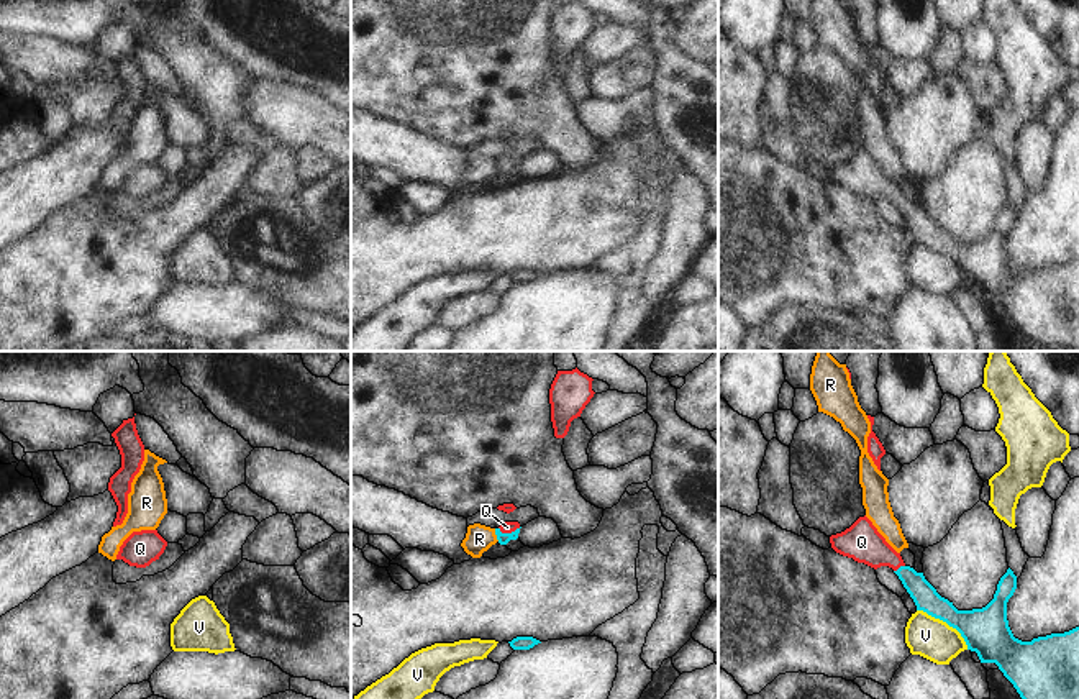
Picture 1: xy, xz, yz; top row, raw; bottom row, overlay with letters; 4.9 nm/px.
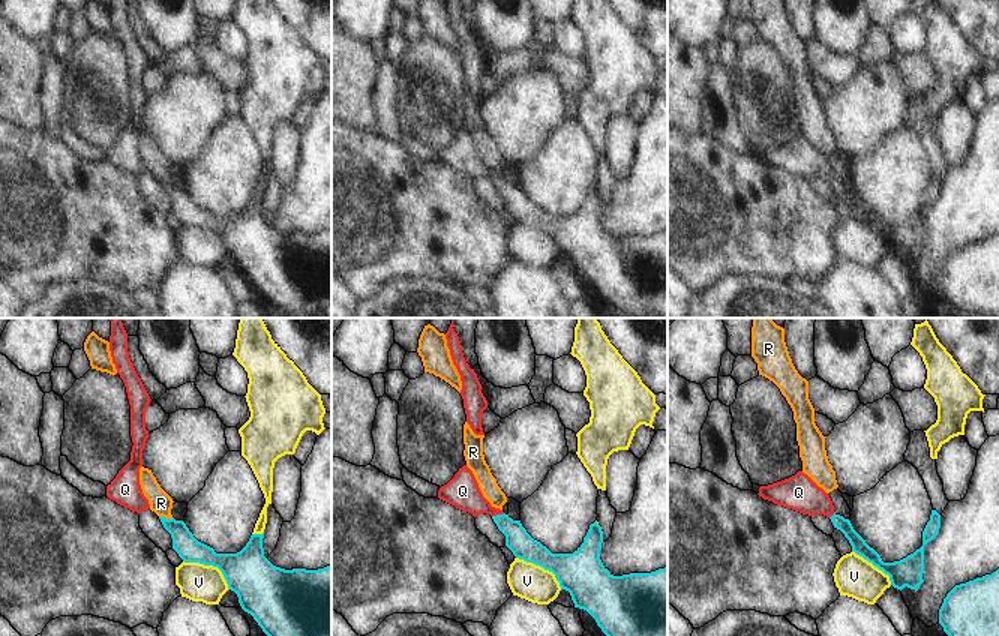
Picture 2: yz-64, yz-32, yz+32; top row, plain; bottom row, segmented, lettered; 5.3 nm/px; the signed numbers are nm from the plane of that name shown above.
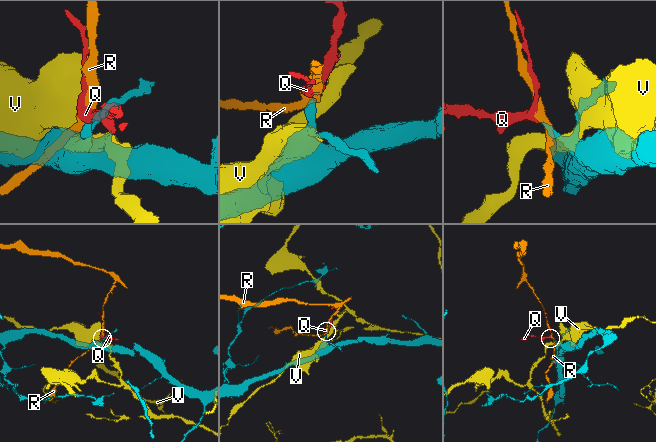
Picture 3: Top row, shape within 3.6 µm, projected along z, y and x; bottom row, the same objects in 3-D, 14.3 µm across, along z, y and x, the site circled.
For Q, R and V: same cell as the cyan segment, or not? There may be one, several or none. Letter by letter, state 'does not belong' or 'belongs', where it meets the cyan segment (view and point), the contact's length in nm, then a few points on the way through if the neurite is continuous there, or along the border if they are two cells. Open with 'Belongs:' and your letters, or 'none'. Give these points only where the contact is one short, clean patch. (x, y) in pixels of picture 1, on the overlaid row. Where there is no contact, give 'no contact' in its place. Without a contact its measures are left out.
Belongs: Q
Q: belongs; contact xz (509, 534); length 110 nm; way xz (504, 539), (509, 534), (507, 527)
R: does not belong; contact xz (496, 534); length 70 nm; border xz (494, 529), (499, 540)
V: does not belong; contact yz (946, 622); length 320 nm

